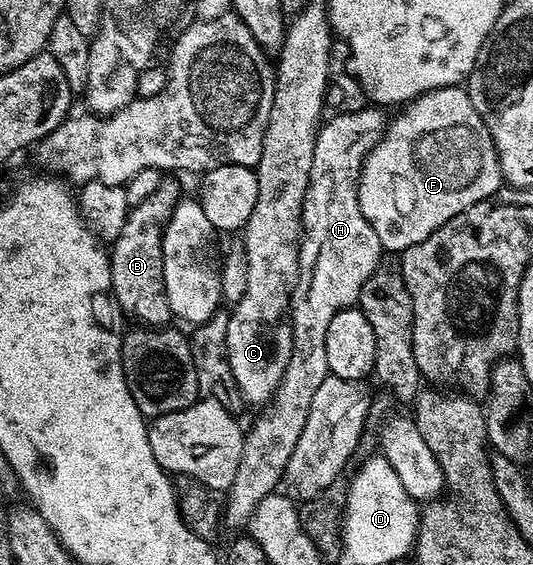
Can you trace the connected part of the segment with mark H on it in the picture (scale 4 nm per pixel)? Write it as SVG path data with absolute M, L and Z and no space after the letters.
M367 108L336 114L323 121L318 129L302 210L305 233L312 233L319 242L318 270L315 270L313 285L307 287L308 300L303 308L289 309L291 359L284 369L283 378L274 397L265 404L263 414L255 420L254 427L245 431L240 468L236 468L236 480L232 480L225 495L226 502L224 498L227 527L245 527L254 514L256 504L279 489L286 465L308 420L312 396L331 375L326 347L328 324L332 324L332 316L336 316L336 312L351 309L357 303L364 284L383 261L380 236L376 236L372 224L364 220L358 199L358 181L366 153L378 143L388 125L387 115L381 113L385 114L381 109Z

